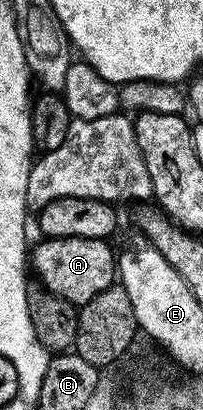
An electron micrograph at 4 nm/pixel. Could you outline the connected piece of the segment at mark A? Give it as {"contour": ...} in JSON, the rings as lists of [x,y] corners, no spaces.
{"contour":[[[46,238],[32,250],[32,270],[51,294],[82,307],[116,282],[116,250],[105,238]]]}

